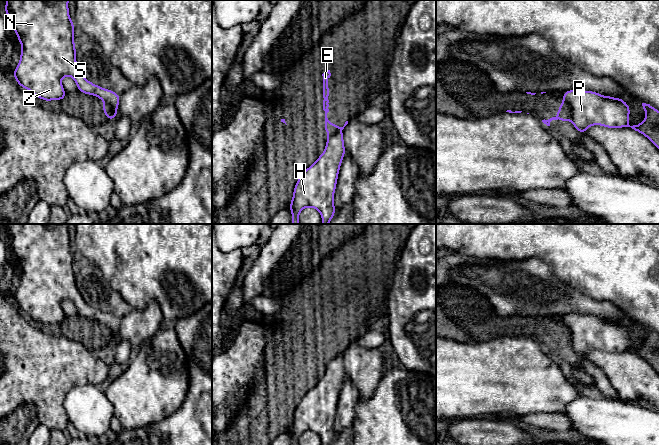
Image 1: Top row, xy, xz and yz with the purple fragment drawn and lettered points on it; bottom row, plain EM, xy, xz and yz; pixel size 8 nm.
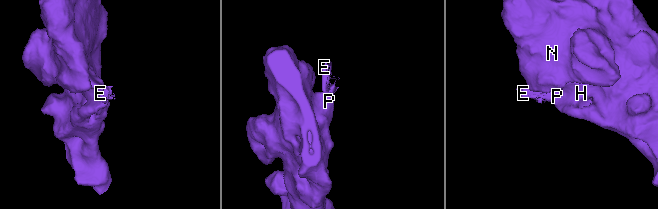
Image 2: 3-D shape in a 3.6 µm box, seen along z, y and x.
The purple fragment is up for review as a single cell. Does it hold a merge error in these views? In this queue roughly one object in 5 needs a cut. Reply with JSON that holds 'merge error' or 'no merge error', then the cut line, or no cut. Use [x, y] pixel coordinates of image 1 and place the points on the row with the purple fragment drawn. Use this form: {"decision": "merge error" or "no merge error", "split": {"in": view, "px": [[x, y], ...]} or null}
{"decision": "merge error", "split": {"in": "yz", "px": [[563, 97], [571, 108], [571, 119]]}}

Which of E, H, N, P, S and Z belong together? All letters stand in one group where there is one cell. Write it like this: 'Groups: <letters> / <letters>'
Groups: E / H N P S Z

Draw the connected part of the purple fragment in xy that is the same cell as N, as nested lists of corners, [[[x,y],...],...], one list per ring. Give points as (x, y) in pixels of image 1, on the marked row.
[[[6,0],[4,11],[6,12],[9,25],[15,31],[21,44],[20,61],[12,75],[21,88],[26,88],[37,98],[45,101],[60,100],[66,97],[62,86],[62,78],[70,76],[76,82],[78,91],[84,94],[96,96],[109,104],[117,111],[120,103],[120,95],[110,89],[102,88],[88,81],[76,62],[76,45],[74,44],[75,26],[69,16],[69,0]]]

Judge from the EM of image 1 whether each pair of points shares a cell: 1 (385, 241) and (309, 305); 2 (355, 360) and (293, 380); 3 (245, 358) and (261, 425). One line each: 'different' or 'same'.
1: same
2: different
3: different

